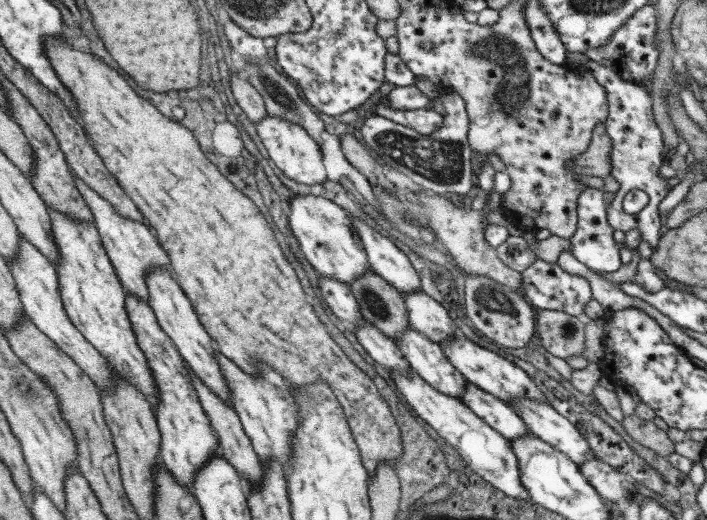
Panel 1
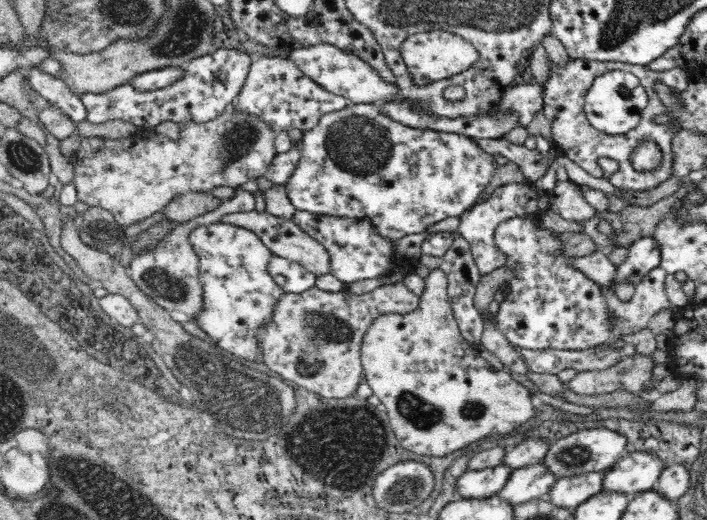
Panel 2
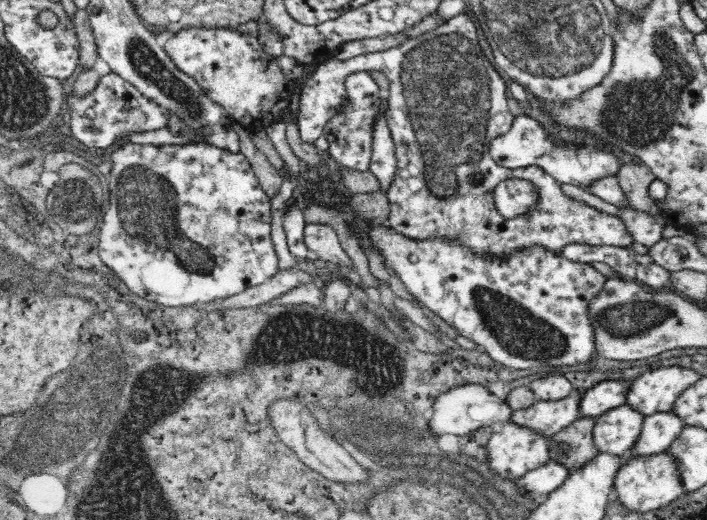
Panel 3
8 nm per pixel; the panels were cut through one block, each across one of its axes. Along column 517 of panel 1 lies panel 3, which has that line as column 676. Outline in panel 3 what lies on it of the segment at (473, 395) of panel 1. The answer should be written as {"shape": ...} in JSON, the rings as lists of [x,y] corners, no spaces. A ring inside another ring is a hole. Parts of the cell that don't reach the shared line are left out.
{"shape":[[[672,412],[645,417],[636,442],[622,457],[624,462],[665,454],[684,427]]]}

